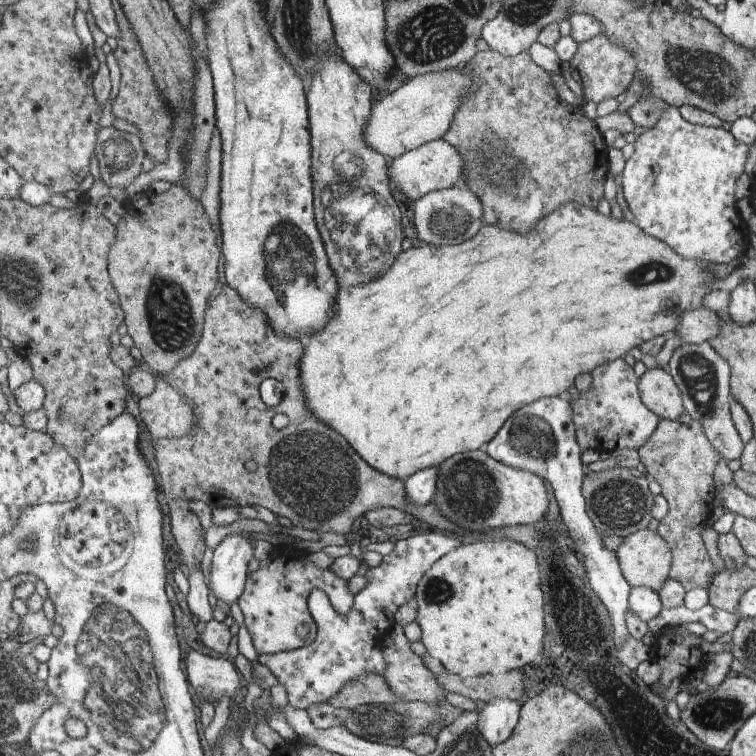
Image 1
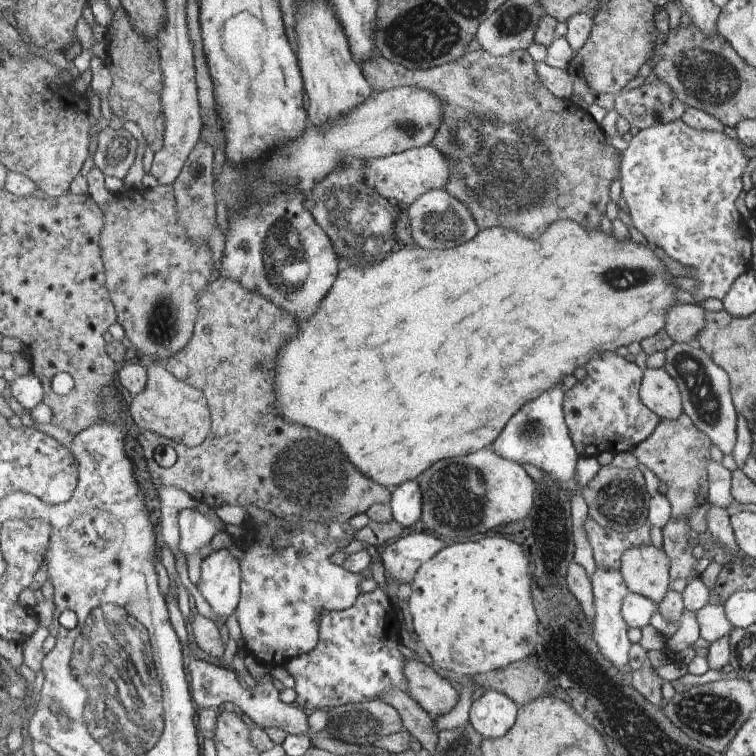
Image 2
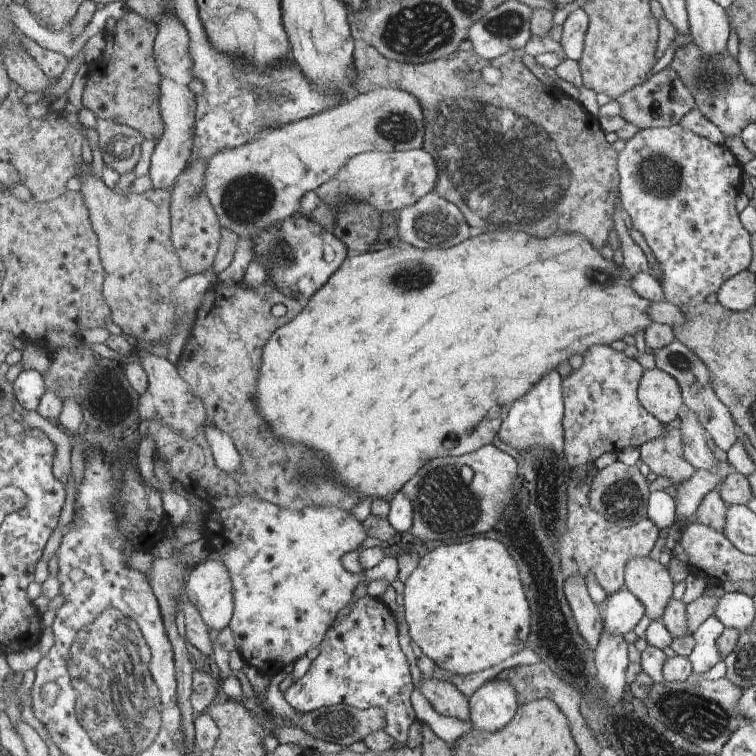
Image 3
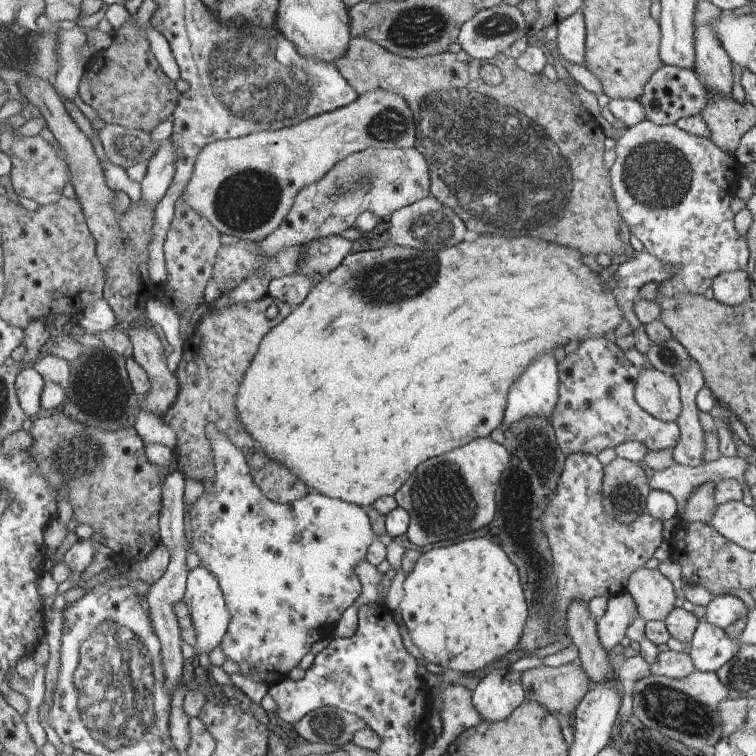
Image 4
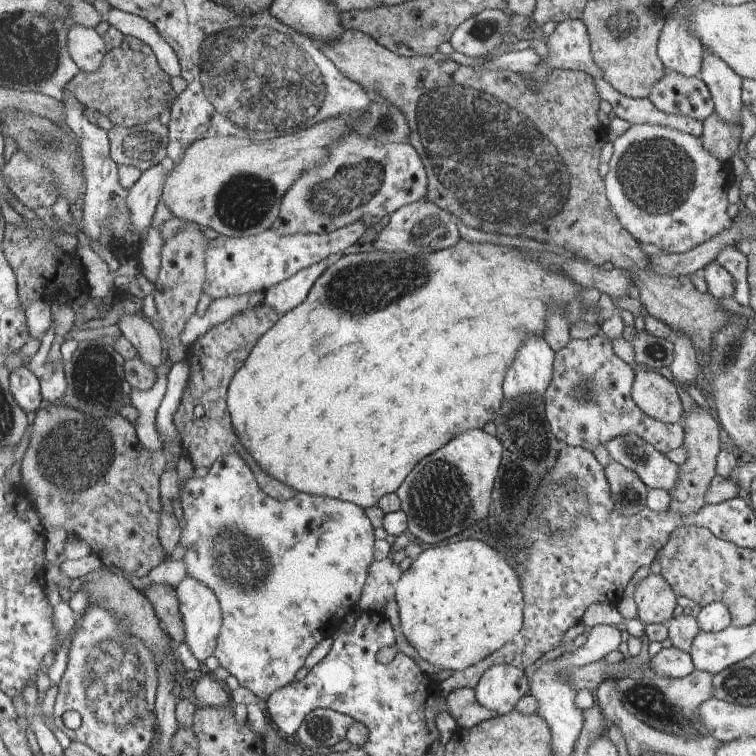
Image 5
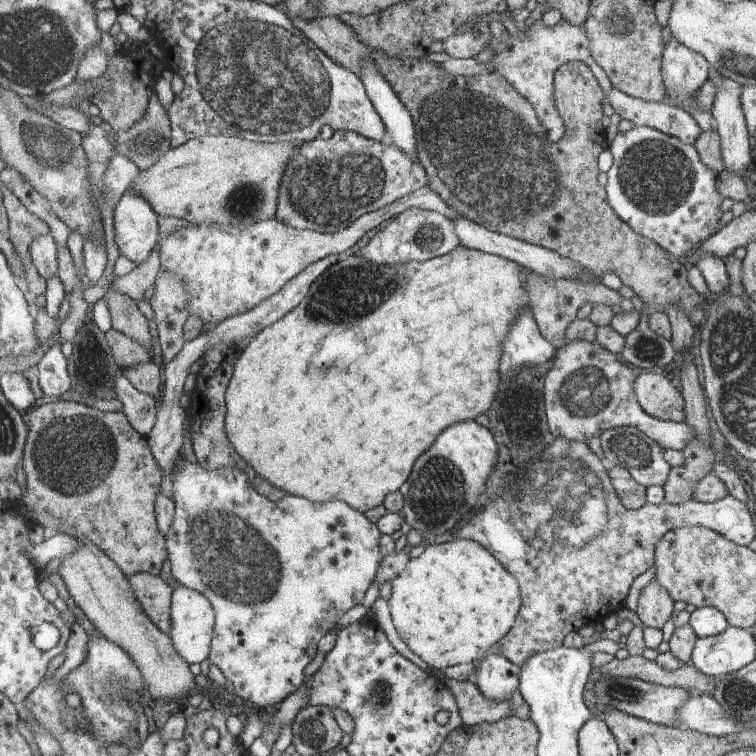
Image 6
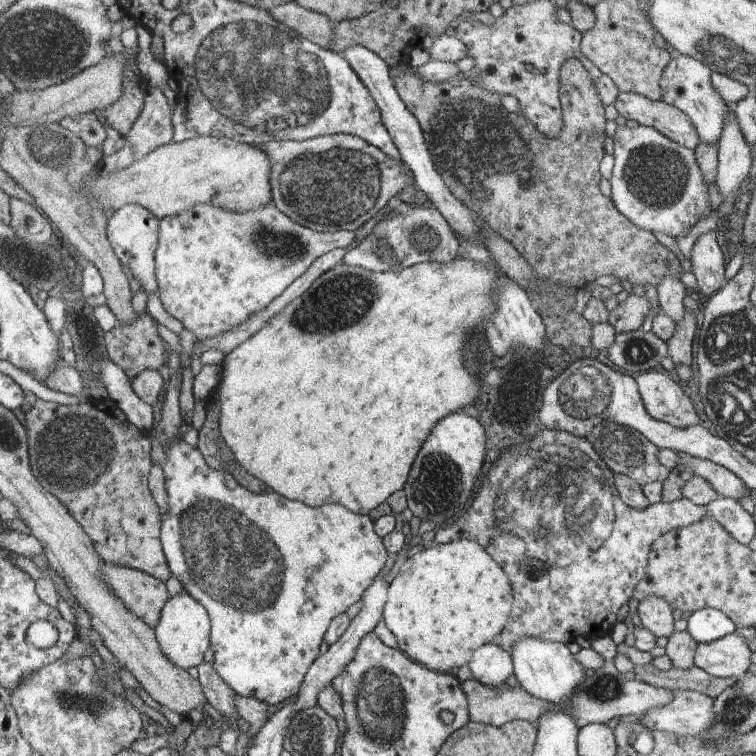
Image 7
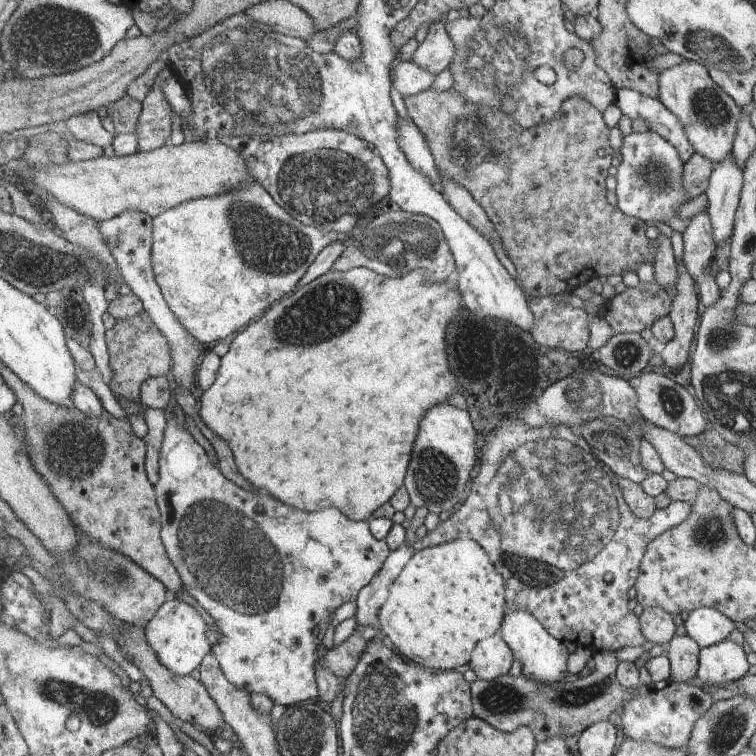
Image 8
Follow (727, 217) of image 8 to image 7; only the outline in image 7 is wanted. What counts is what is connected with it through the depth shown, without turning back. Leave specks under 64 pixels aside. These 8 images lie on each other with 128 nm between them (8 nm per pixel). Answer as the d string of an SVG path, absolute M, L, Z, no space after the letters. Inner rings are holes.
M733 105L728 107L730 108L727 110L727 118L723 122L723 130L719 136L719 172L715 183L719 186L719 194L721 194L723 202L733 203L741 182L749 174L751 156L750 147L739 132Z

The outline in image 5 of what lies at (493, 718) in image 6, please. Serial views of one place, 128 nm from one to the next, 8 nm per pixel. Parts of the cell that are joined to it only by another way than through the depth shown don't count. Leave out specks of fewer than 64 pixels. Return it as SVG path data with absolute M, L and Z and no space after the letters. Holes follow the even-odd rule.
M465 687L454 690L447 697L447 704L449 714L456 721L457 729L471 730L482 722L500 715L479 704L474 688Z

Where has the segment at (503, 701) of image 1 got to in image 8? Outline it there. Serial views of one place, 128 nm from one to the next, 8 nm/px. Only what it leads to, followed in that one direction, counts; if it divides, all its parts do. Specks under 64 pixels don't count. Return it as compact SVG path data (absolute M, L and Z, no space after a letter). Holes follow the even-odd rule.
M497 633L475 647L469 666L477 678L490 681L509 674L515 659L510 644Z

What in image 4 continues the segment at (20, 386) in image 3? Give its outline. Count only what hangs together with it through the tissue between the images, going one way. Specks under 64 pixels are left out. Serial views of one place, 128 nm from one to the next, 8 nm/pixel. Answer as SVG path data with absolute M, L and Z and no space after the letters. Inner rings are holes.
M34 367L23 369L16 380L19 402L31 419L41 410L45 385L43 376Z

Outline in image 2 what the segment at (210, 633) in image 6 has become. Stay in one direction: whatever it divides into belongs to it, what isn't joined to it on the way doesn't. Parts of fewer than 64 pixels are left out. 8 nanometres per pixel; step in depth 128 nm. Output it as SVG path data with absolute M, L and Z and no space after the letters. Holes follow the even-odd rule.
M236 547L221 548L203 559L201 580L197 585L200 594L210 605L213 616L231 616L242 599L242 565Z

